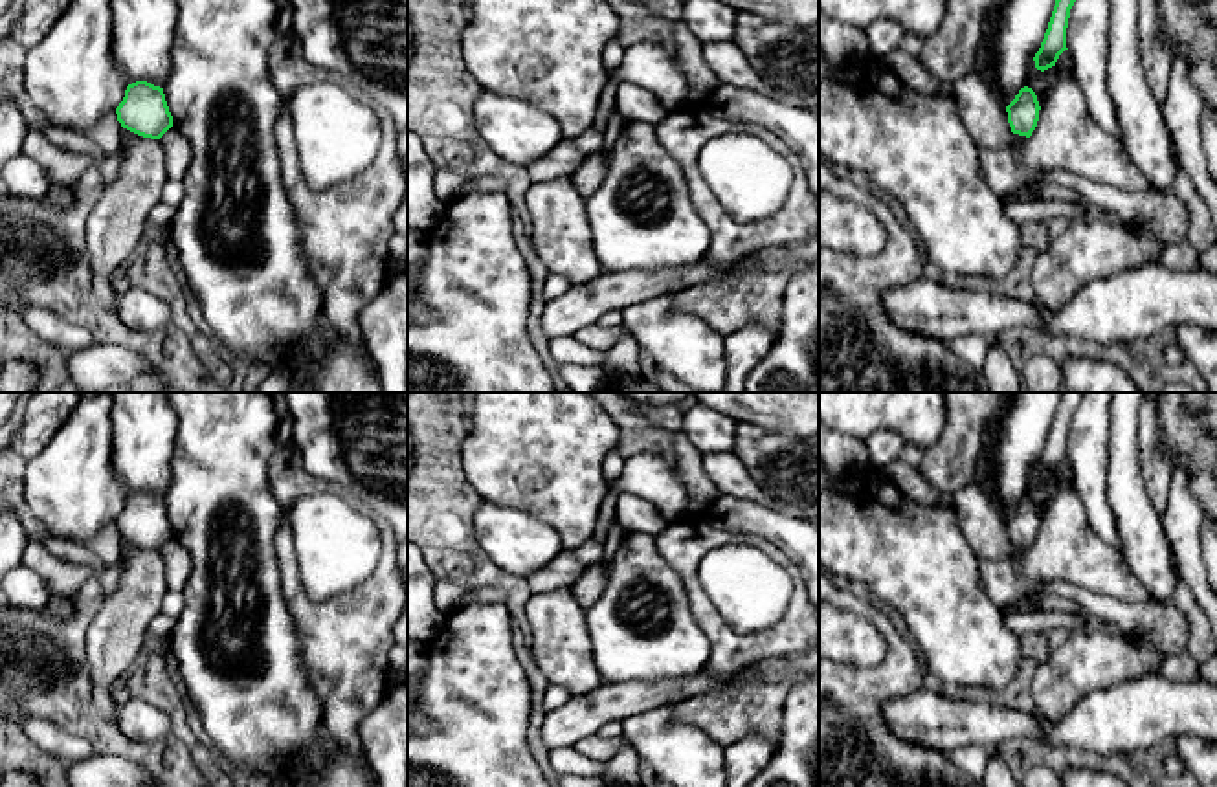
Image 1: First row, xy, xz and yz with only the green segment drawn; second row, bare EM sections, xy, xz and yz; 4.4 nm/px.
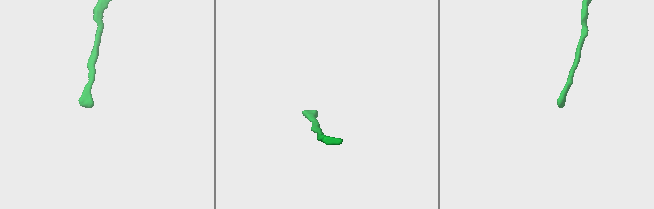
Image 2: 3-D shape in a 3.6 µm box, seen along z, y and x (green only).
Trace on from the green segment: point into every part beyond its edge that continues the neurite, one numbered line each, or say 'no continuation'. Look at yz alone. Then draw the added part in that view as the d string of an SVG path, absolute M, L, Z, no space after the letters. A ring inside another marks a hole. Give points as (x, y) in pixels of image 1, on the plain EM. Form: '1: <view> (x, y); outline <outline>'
no continuation

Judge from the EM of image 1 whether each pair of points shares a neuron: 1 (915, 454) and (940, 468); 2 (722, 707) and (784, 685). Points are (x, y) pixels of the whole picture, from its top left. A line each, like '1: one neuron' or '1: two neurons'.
1: two neurons
2: one neuron

